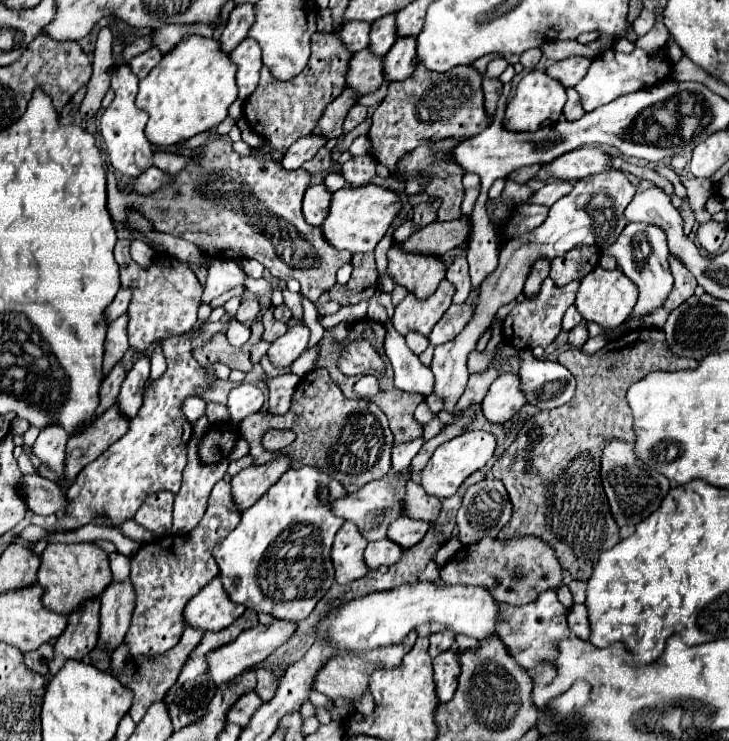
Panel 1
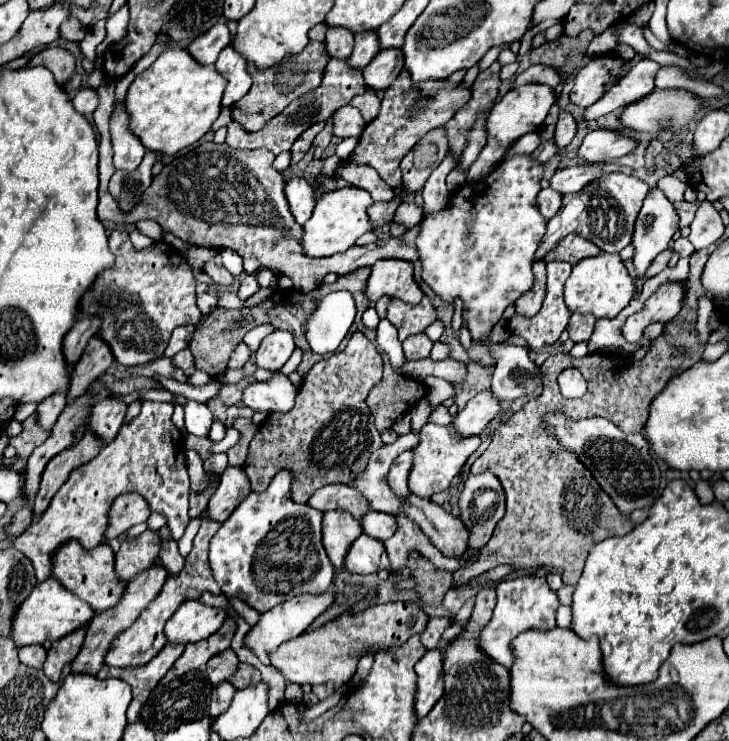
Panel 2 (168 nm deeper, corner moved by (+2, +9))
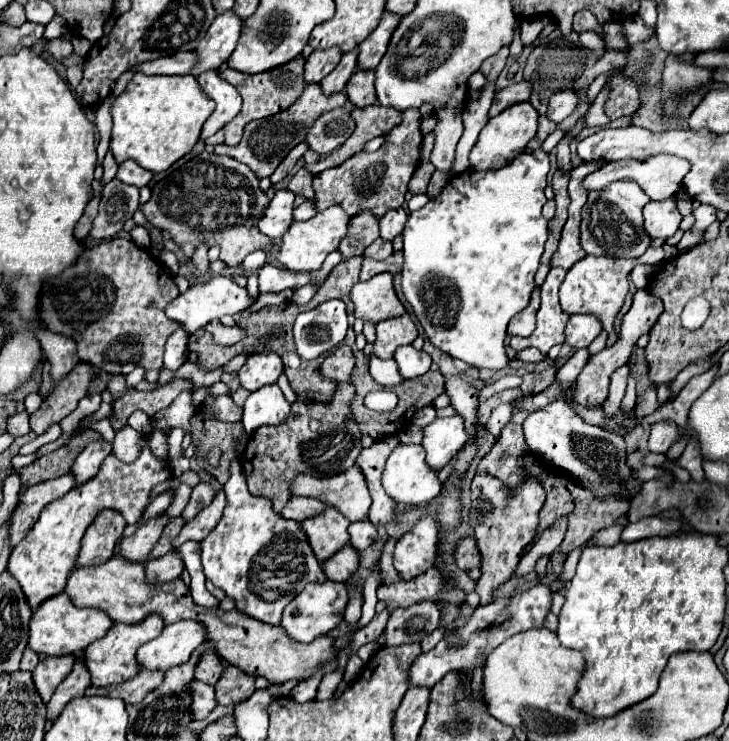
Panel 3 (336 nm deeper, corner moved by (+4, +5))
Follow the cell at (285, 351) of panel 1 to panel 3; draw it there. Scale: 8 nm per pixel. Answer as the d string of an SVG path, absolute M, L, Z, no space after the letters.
M261 352L261 354L251 354L243 368L239 370L241 386L247 388L249 392L277 382L279 374L283 372L283 360L277 352Z

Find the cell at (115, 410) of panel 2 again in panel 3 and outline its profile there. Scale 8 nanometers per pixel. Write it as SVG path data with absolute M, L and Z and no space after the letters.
M99 438L95 442L91 442L89 446L83 448L83 452L77 456L75 464L73 464L73 474L75 474L75 480L77 484L81 482L87 482L89 478L93 478L97 472L99 472L99 466L103 462L103 458L113 450L113 446L105 440L105 438Z

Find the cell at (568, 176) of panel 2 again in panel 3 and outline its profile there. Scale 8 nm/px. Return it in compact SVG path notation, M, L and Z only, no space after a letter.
M655 154L655 156L649 156L647 160L619 160L619 162L609 162L609 164L601 166L599 170L591 172L589 176L585 176L583 188L585 190L601 190L615 180L633 180L643 188L643 192L651 200L665 200L665 198L671 198L673 194L677 194L687 170L689 170L689 162L683 158L675 158L671 154Z

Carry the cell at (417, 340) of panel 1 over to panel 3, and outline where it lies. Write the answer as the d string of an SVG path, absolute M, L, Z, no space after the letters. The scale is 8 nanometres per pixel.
M411 344L397 348L395 354L393 354L393 358L397 360L399 374L405 380L423 376L431 368L431 356L425 350L415 350Z

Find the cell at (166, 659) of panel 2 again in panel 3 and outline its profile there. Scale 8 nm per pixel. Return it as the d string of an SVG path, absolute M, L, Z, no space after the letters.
M139 670L139 674L123 684L115 684L115 686L107 686L107 688L95 688L89 686L85 690L85 694L103 694L103 696L113 696L113 698L121 698L125 700L125 704L135 704L139 700L143 700L151 690L155 690L159 686L159 682L163 682L165 670Z

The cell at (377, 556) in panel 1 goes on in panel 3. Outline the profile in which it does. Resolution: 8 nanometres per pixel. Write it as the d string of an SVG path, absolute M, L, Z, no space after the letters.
M349 544L323 564L323 572L327 574L327 578L335 582L347 582L357 572L357 568L359 568L359 552Z

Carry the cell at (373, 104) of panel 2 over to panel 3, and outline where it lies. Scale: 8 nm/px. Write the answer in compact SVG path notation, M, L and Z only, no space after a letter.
M371 104L367 108L357 108L353 106L351 110L355 122L357 122L357 128L355 132L347 138L347 142L333 150L331 154L327 154L325 158L321 158L317 164L311 164L307 170L313 174L319 174L331 166L337 166L337 164L343 164L347 158L351 158L353 154L361 152L363 144L371 138L377 138L377 136L383 136L387 134L387 130L391 130L391 126L395 126L395 122L399 122L399 116L397 116L397 110L393 108L385 108L381 104Z

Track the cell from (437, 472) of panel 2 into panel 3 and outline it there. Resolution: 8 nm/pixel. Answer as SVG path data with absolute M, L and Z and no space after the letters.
M401 444L393 450L383 472L383 488L387 490L387 494L391 494L391 498L395 498L395 502L413 506L425 504L441 492L441 486L443 482L439 480L439 470L429 468L429 464L425 462L425 448L421 444Z

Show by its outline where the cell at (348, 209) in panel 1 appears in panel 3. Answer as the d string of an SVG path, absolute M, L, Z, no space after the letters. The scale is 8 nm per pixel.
M331 206L317 212L311 220L291 224L291 230L287 230L287 234L281 238L277 260L289 270L299 270L299 272L319 270L321 264L325 262L325 256L331 250L335 250L339 242L345 238L349 222L351 222L351 216L347 216L347 212L341 206Z

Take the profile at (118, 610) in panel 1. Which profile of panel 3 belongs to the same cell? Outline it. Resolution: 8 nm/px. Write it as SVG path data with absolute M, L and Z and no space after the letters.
M159 516L155 520L149 520L143 528L139 528L131 538L123 538L121 542L121 556L129 562L145 564L153 546L161 538L161 532L169 520Z

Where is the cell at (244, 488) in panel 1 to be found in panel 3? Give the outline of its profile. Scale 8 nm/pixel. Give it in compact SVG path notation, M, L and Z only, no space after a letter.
M219 490L219 492L215 494L213 502L211 502L209 506L205 506L193 520L189 520L189 522L183 526L181 534L173 540L173 548L179 548L185 540L197 540L197 542L201 542L201 540L217 526L221 514L223 514L225 502L227 502L225 492Z

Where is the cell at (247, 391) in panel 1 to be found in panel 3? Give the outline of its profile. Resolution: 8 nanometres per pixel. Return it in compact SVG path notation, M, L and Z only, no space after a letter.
M267 384L251 392L243 406L243 426L247 434L253 434L259 426L281 424L291 414L291 404L285 400L277 384Z

